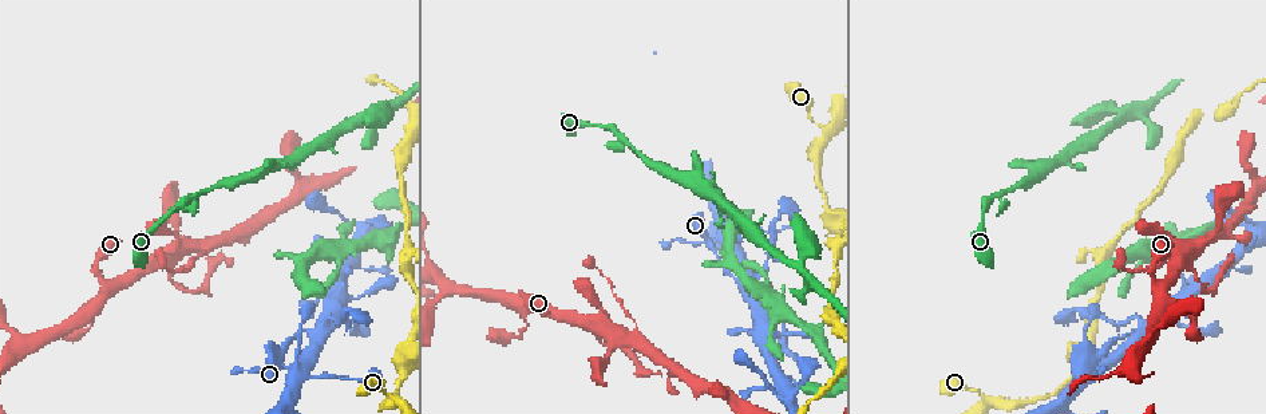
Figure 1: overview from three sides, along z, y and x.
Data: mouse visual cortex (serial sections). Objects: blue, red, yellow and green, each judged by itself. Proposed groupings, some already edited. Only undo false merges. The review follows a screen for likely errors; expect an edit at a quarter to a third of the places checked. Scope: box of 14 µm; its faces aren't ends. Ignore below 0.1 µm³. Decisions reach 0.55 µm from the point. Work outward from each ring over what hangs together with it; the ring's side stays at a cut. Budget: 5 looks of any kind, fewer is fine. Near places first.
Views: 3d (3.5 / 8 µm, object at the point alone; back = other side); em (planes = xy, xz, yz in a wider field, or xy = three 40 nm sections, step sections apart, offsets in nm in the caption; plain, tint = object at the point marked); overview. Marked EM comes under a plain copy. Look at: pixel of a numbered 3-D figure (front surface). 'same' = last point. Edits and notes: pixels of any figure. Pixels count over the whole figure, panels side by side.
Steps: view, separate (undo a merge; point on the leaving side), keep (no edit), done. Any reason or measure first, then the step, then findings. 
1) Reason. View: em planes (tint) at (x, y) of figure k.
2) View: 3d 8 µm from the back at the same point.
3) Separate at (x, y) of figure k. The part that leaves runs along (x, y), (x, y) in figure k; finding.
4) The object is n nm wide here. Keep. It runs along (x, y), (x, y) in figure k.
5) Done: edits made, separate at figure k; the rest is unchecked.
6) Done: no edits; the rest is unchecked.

Sudden change in width. View: 3d 3.5 µm at (204, 251) of figure 1.

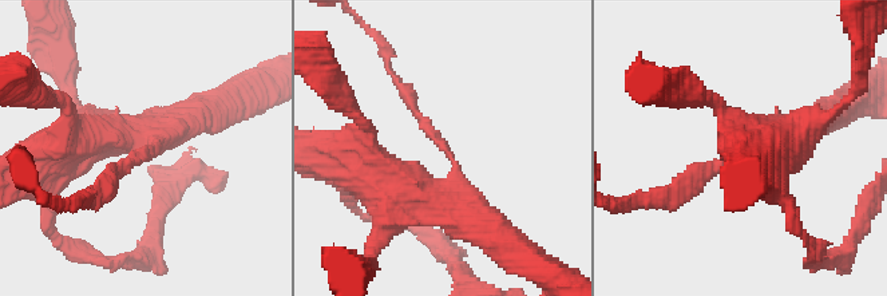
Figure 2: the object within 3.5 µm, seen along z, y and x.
The arms are 150, 400 nm wide. View: em xy step 2 (tint) at (447, 155) of figure 2.

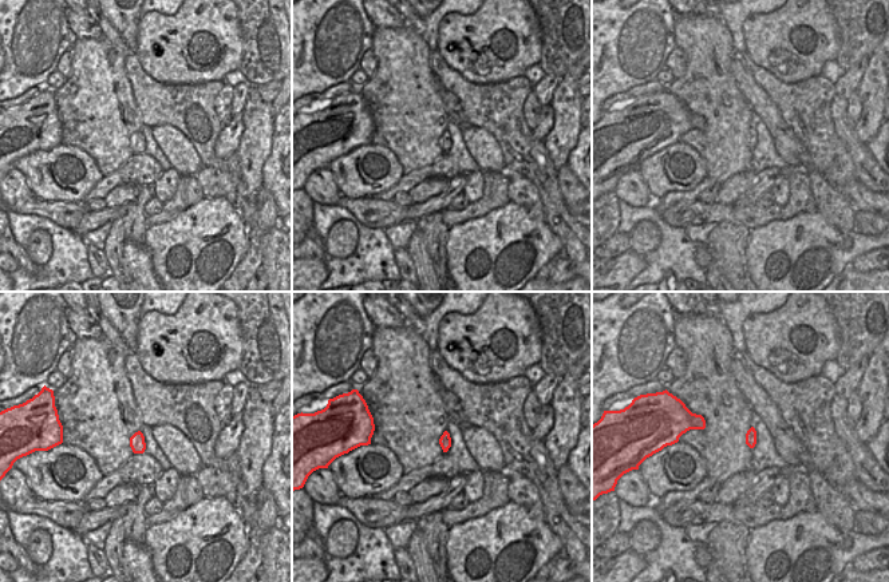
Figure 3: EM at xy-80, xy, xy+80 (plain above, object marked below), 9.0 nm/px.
Separate at (693, 169) of figure 2. Two cells meet here.

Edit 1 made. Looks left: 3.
Calibre changes. View: 3d 3.5 µm at (322, 328) of figure 1.

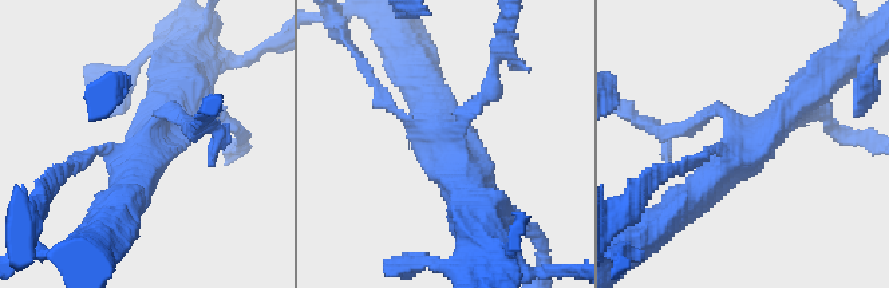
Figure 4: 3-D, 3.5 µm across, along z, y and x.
Shape alone is not enough. View: em xy step 5 (tint) at (451, 149) of figure 4.

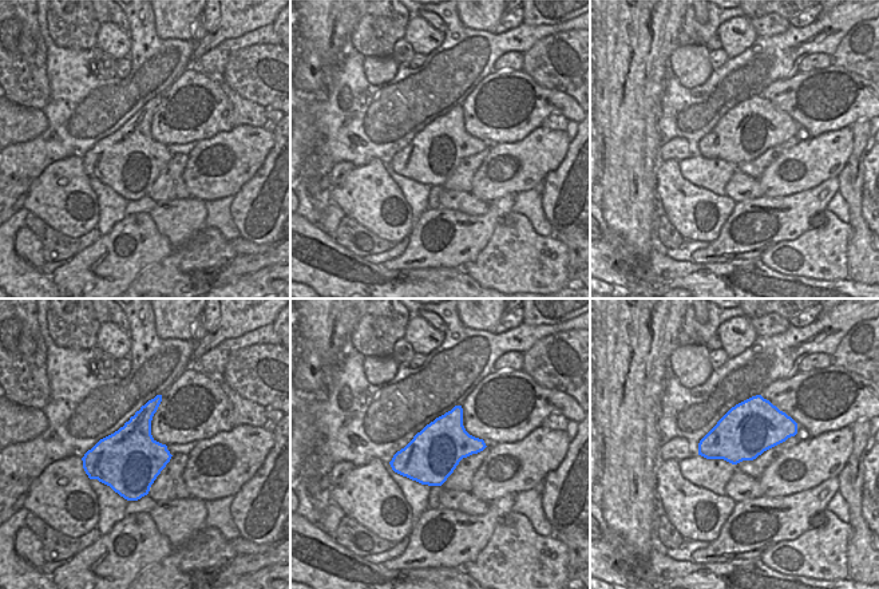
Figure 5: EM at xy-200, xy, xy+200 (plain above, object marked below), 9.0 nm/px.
View: em xy step 1 (tint) at the same point.

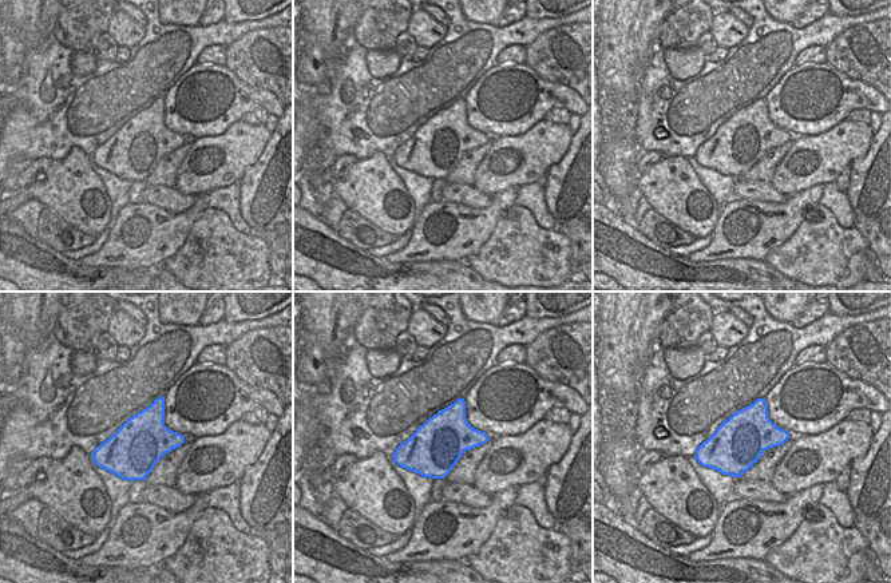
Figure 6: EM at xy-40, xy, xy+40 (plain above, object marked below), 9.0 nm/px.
Keep. It runs along (691, 200), (814, 85) in figure 4; all the same cell.

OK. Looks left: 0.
Done: edits made, separate at figure 2; the rest is unchecked.

